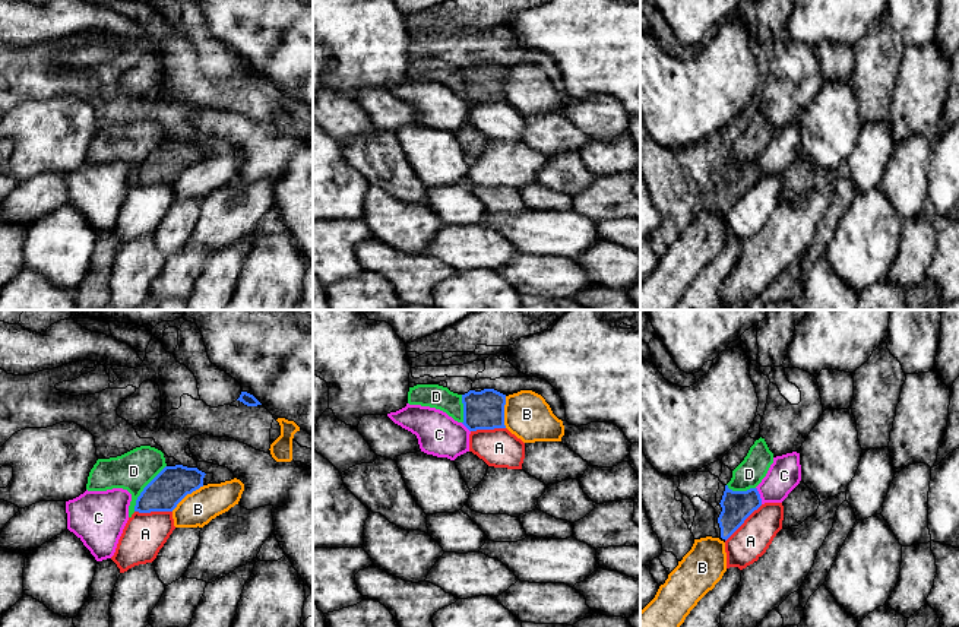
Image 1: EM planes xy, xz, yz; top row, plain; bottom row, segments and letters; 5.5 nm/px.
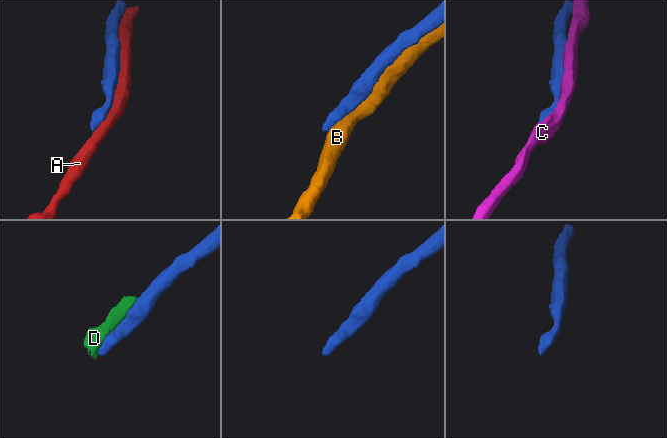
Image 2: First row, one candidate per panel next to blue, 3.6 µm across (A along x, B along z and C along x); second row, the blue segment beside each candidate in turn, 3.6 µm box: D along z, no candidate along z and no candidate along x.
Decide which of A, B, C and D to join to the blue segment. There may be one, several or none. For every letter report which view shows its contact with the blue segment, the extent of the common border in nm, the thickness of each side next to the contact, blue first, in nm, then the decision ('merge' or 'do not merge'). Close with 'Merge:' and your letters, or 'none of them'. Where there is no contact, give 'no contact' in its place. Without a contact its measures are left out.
A: yz | 300 nm | 170/200 nm | do not merge
B: xy | 240 nm | 190/190 nm | do not merge
C: yz | 100 nm | 170/180 nm | do not merge
D: xy | 320 nm | 190/220 nm | do not merge
Merge: none of them

